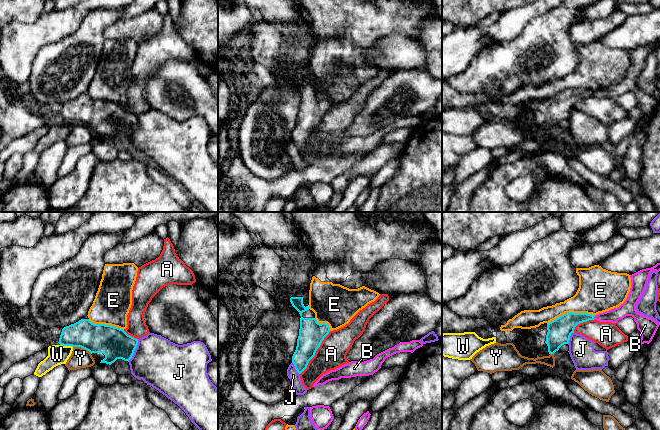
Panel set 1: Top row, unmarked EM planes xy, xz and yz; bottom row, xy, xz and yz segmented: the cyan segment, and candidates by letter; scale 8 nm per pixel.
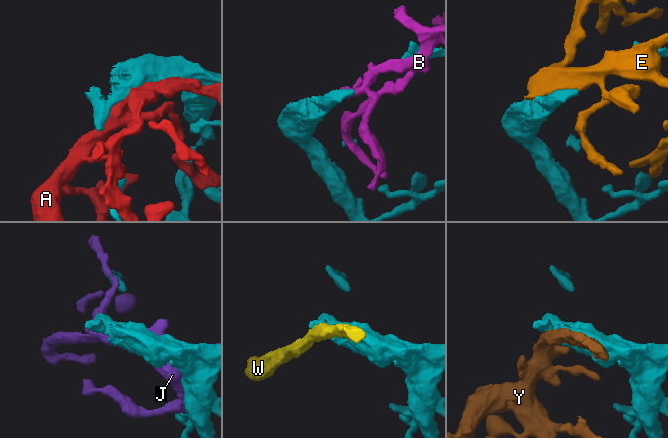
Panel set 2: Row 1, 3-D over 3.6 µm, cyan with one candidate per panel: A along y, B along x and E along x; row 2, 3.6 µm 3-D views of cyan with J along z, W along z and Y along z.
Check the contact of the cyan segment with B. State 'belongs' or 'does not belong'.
belongs

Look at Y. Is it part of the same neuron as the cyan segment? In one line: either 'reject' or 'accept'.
reject

